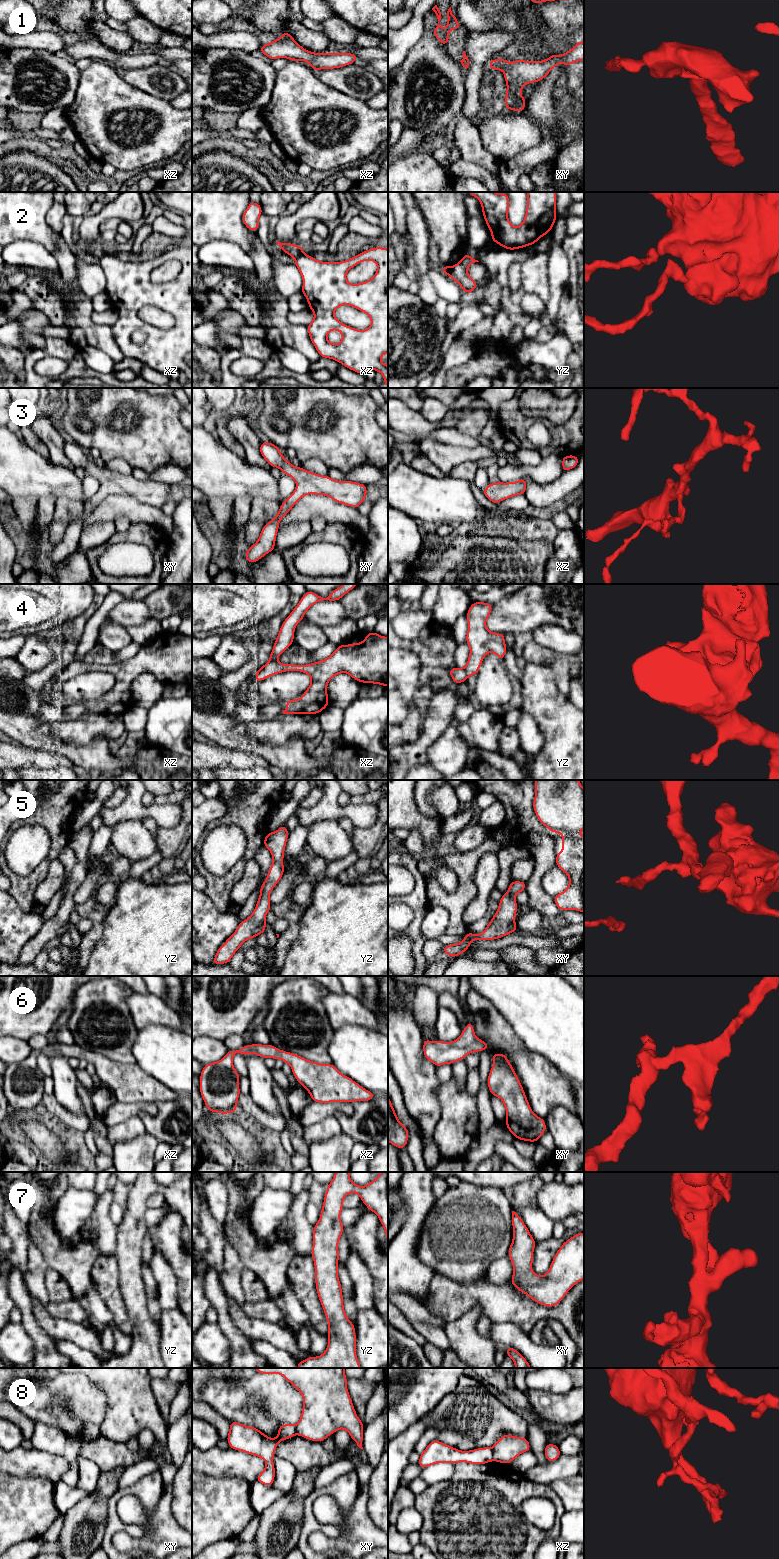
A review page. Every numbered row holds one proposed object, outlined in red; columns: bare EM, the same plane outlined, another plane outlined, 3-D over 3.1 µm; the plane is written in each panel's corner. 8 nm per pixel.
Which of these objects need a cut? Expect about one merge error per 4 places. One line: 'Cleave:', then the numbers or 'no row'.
Cleave: 2, 4, 8

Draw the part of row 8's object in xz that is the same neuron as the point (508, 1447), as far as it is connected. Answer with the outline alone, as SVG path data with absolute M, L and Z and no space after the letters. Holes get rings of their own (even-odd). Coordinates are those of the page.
M503 1434L492 1450L494 1461L509 1465L520 1454L531 1451L531 1448L527 1438Z

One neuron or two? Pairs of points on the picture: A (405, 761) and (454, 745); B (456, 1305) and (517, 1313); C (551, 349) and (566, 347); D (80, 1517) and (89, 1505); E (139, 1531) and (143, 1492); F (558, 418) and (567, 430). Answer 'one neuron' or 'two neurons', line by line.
A: two neurons
B: one neuron
C: one neuron
D: one neuron
E: one neuron
F: two neurons

